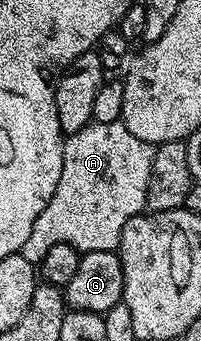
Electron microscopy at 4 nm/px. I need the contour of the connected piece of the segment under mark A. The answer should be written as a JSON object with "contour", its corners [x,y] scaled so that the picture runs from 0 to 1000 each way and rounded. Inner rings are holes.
{"contour":[[[592,352],[537,364],[458,358],[348,390],[313,416],[284,557],[264,557],[264,581],[244,581],[224,616],[184,628],[184,651],[164,651],[164,674],[114,724],[114,751],[184,780],[204,757],[224,757],[224,733],[284,721],[284,710],[323,710],[403,745],[577,736],[612,654],[726,613],[766,449],[756,425],[642,393]]]}

